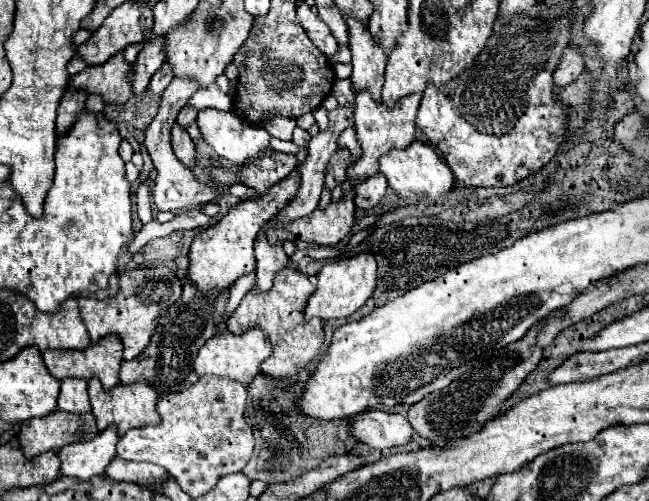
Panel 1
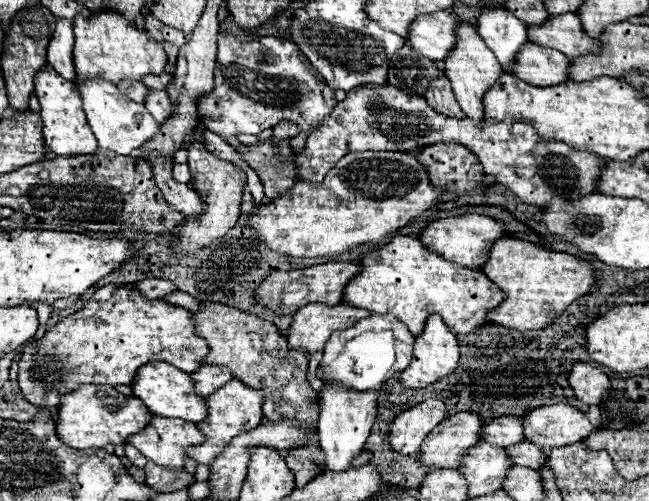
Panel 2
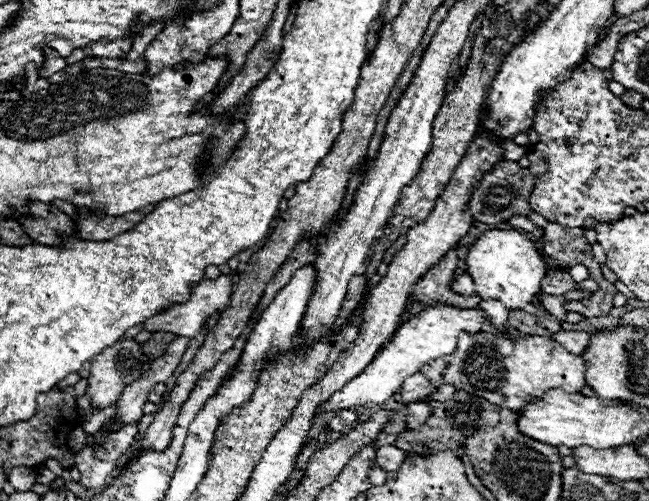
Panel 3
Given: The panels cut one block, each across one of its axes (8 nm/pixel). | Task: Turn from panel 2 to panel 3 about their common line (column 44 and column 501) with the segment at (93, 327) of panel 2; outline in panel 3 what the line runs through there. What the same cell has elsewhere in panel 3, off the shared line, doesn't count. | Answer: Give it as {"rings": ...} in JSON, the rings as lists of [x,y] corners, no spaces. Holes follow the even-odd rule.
{"rings":[[[462,332],[454,354],[430,360],[422,364],[420,372],[434,386],[452,384],[456,390],[466,390],[492,404],[518,412],[534,398],[540,398],[550,388],[562,388],[570,394],[580,392],[586,386],[582,356],[566,352],[558,342],[546,336],[526,336],[510,340],[498,332]]]}

